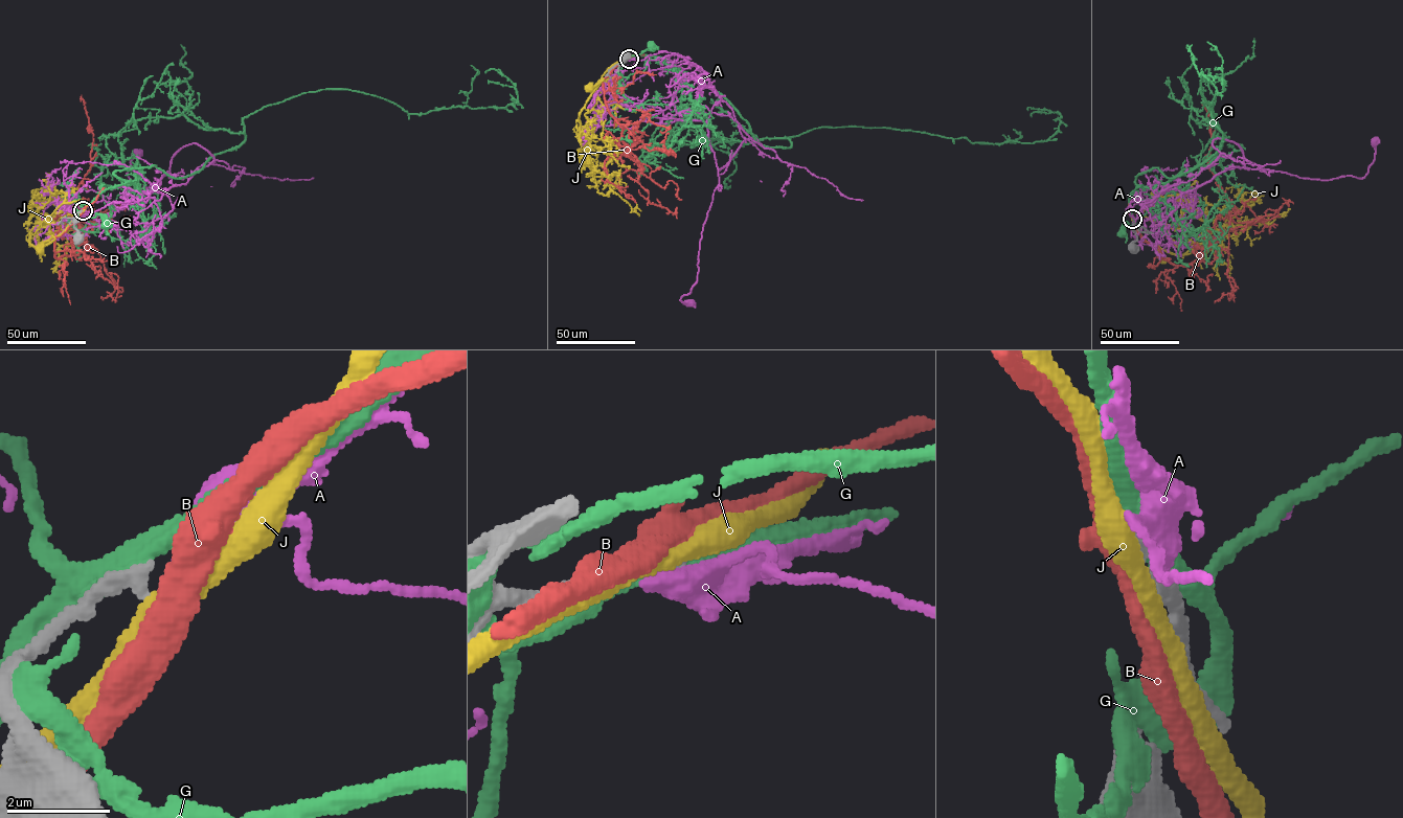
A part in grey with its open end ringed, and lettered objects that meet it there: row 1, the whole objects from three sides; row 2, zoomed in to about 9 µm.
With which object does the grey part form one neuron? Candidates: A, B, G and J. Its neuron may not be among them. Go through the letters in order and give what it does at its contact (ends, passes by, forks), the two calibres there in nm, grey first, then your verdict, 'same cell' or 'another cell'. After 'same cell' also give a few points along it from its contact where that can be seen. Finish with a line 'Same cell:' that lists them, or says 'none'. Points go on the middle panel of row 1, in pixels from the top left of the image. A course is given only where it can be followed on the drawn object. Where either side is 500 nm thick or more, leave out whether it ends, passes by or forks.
A: 280/750 nm | another cell
B: 280/550 nm | another cell
G: it passes by | 280/400 nm | another cell
J: it passes by | 280/440 nm | another cell
Same cell: none

